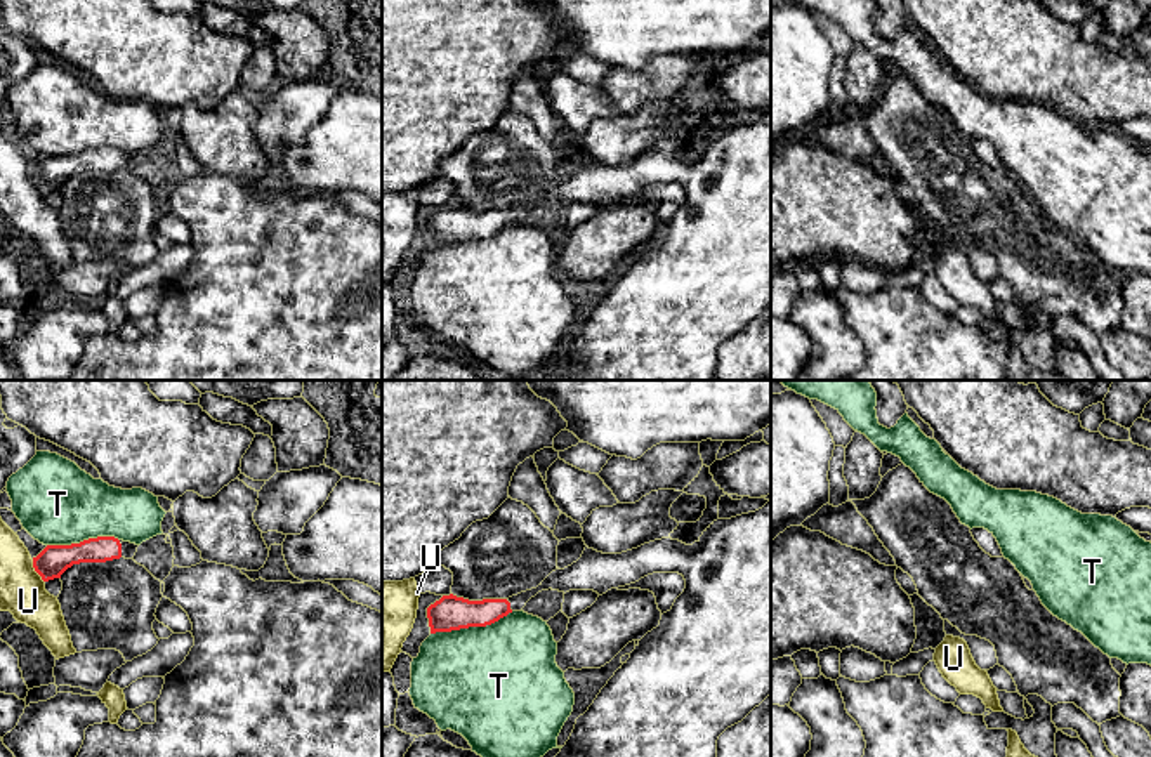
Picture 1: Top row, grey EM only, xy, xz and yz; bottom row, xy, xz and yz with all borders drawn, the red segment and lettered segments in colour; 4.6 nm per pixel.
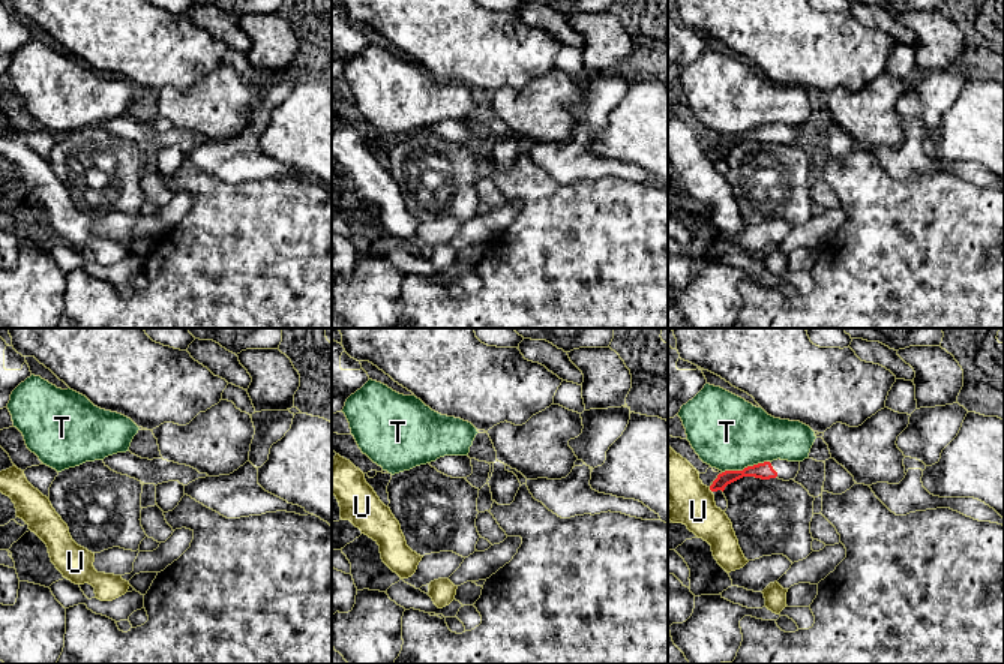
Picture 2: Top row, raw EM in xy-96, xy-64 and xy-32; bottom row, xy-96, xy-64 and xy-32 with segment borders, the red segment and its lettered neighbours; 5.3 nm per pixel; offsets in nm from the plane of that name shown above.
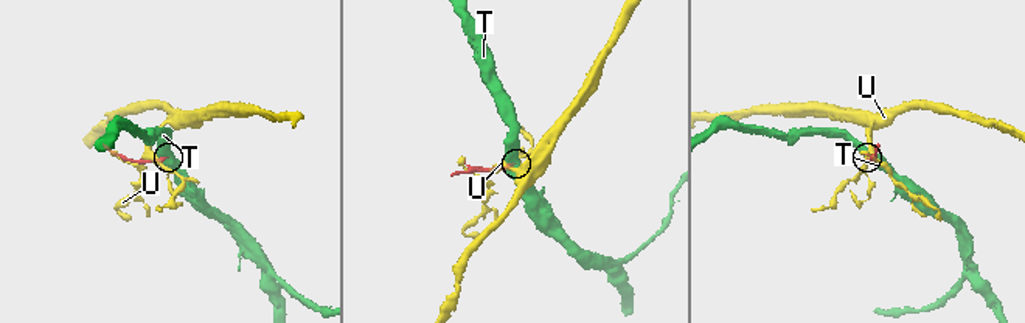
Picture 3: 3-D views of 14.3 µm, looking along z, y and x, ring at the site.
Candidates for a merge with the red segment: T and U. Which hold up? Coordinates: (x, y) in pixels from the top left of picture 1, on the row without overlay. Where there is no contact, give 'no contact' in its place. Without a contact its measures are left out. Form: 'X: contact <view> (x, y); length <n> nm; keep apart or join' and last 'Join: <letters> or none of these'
T: contact xz (471, 236); length 400 nm; keep apart
U: contact xy (35, 181); length 130 nm; keep apart
Join: none of these

